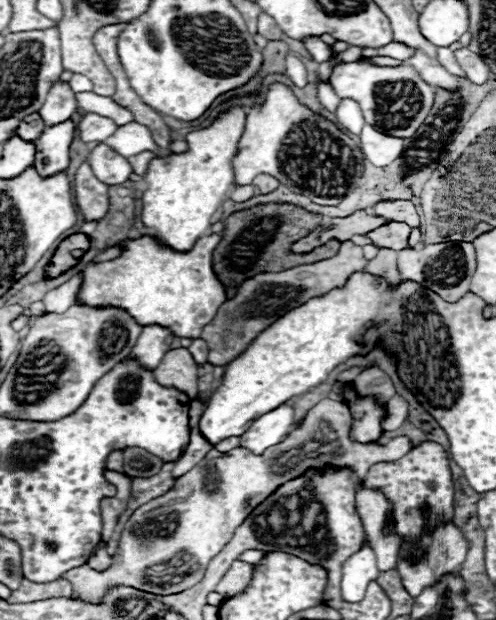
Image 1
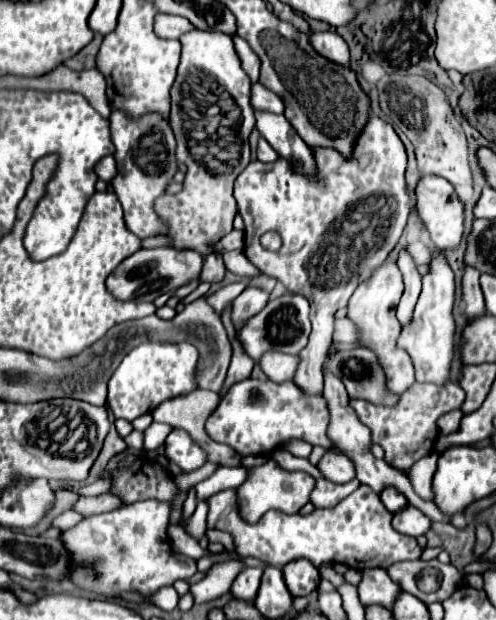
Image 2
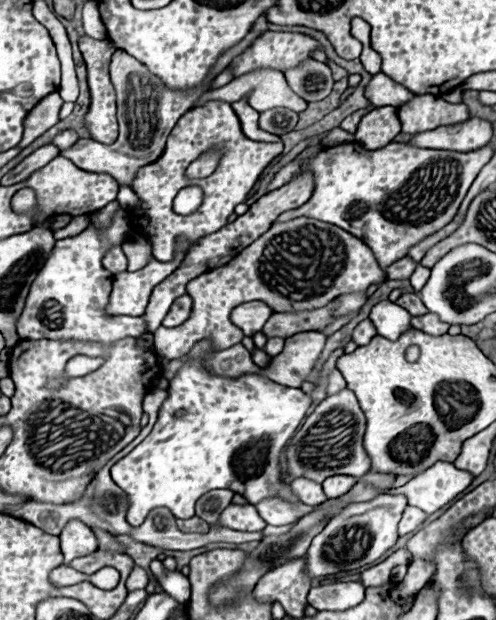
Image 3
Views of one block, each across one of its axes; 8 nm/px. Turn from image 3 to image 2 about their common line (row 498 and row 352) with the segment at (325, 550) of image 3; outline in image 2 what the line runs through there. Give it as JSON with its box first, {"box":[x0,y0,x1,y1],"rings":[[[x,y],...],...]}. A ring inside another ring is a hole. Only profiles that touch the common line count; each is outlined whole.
{"box":[348,262,414,396],"rings":[[[384,262],[366,282],[362,282],[356,292],[352,294],[348,302],[348,318],[358,328],[358,344],[372,350],[386,374],[386,388],[390,394],[400,396],[414,384],[414,368],[410,362],[410,356],[396,344],[400,336],[400,322],[396,318],[396,306],[400,302],[404,284],[402,274],[398,272],[398,266],[394,262]]]}

